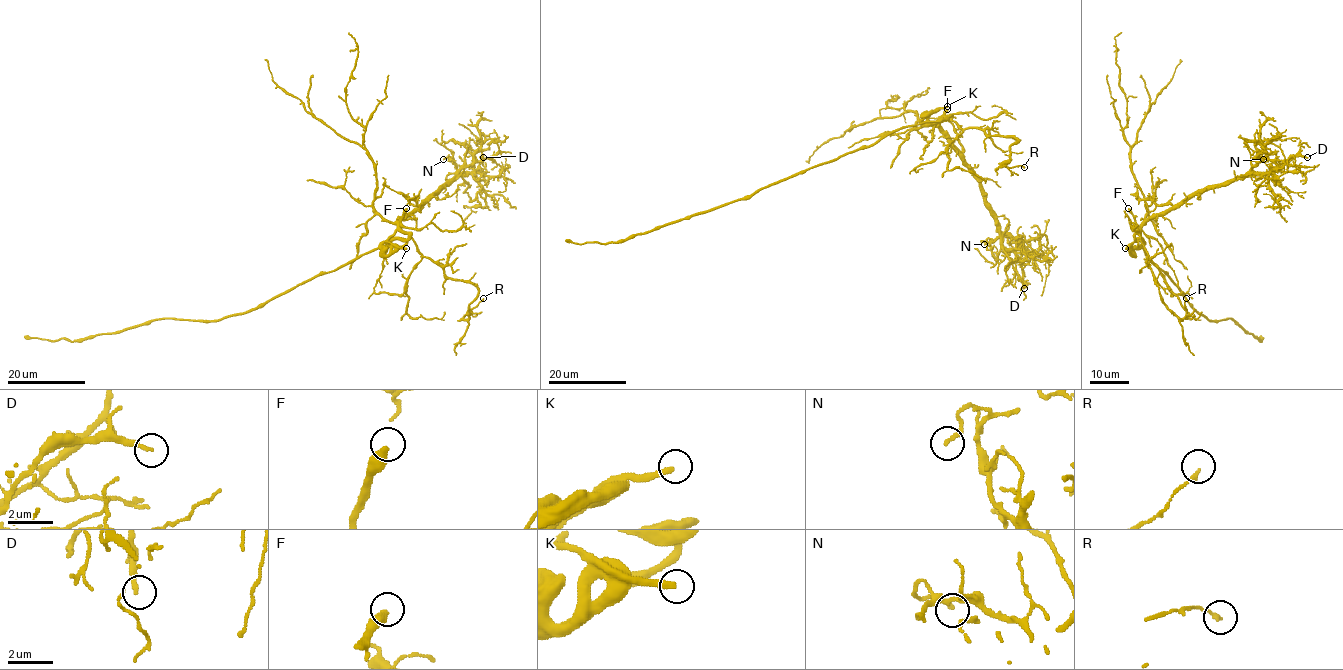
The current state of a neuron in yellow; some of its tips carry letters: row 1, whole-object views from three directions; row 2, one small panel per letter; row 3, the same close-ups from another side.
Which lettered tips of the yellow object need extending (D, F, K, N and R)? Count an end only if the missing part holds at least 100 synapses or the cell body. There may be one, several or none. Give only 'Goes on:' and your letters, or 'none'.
Goes on: K

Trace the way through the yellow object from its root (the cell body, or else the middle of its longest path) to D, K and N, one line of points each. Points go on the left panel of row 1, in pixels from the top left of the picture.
D: (325, 274), (376, 249), (394, 233), (398, 223), (427, 197), (455, 176), (474, 172), (483, 157)
K: (325, 274), (379, 248), (386, 255), (406, 248)
N: (325, 274), (376, 249), (394, 233), (405, 216), (459, 175), (448, 155), (443, 159)

